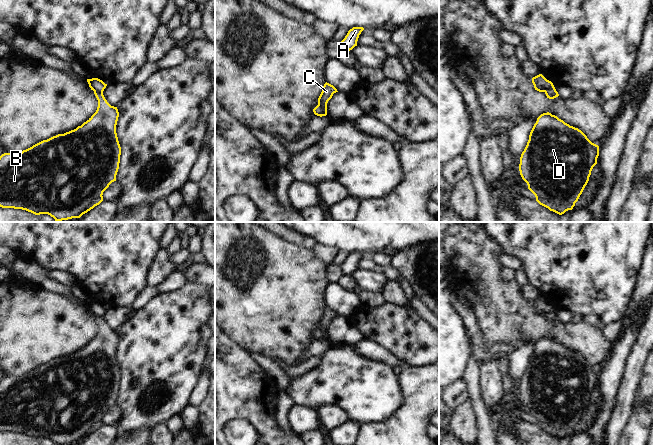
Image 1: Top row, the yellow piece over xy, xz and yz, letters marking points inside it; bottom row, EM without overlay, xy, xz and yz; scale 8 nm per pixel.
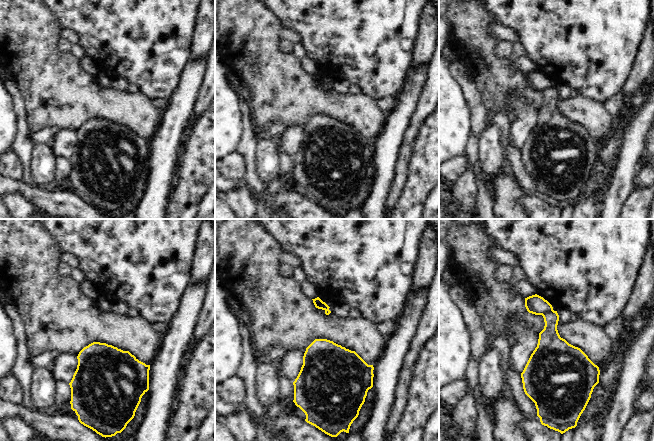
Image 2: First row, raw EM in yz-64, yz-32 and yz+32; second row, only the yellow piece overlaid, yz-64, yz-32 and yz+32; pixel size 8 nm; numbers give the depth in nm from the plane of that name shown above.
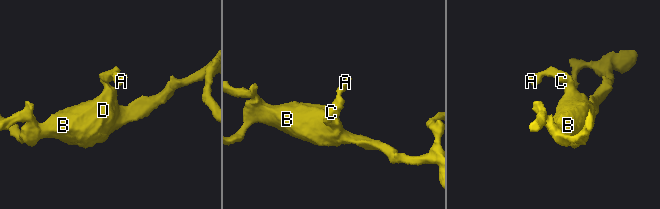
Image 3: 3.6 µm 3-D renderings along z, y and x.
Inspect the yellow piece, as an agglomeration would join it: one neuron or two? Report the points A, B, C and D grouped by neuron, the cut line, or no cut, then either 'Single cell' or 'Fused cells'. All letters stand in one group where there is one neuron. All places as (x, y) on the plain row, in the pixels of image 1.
Groups: A C / B D. Split along yz (554, 311), (545, 316). Fused cells.

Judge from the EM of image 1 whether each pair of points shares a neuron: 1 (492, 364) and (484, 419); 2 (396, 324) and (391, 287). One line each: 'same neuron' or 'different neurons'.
1: different neurons
2: different neurons

